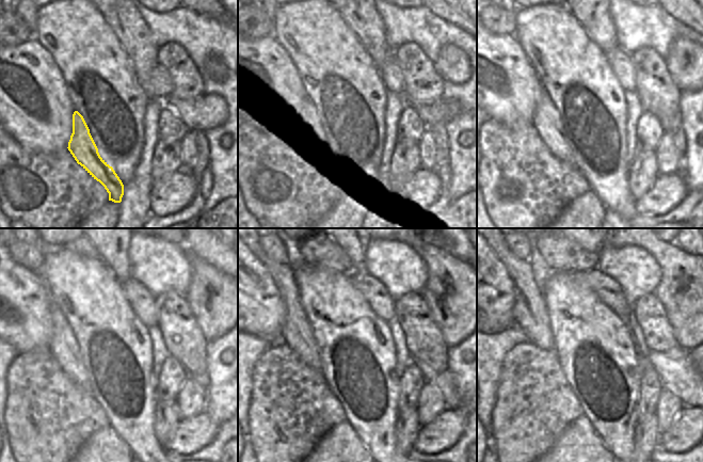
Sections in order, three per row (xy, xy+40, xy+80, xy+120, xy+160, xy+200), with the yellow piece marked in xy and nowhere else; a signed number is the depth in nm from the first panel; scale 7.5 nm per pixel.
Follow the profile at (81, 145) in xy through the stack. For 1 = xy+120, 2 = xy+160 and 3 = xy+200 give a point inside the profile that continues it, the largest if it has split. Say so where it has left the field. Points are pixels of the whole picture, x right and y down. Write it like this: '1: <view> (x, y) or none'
1: xy+120 (64, 346)
2: xy+160 (297, 333)
3: xy+200 (529, 311)

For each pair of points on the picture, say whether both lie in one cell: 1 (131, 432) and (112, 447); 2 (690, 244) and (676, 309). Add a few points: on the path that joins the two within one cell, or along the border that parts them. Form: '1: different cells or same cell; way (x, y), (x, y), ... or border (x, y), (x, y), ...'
1: different cells; border (110, 424), (130, 450)
2: different cells; border (674, 242), (691, 254)

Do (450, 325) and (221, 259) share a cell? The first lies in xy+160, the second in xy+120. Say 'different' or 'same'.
different

